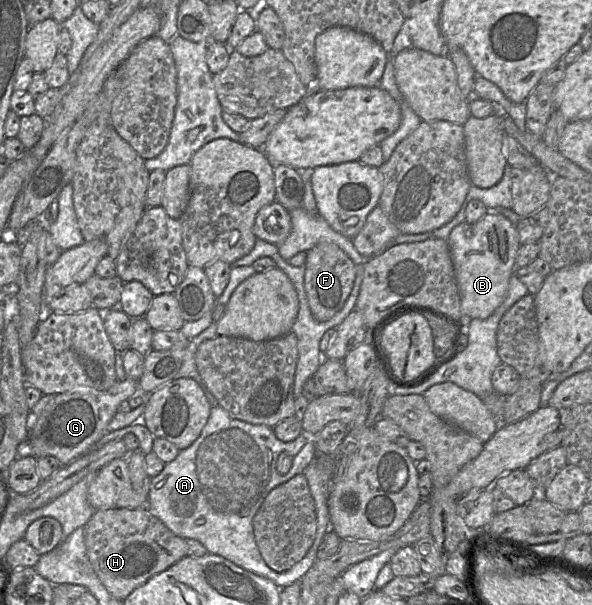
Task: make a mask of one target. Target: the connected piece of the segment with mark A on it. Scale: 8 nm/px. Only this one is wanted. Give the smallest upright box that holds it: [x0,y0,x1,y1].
[147,304,324,588]

